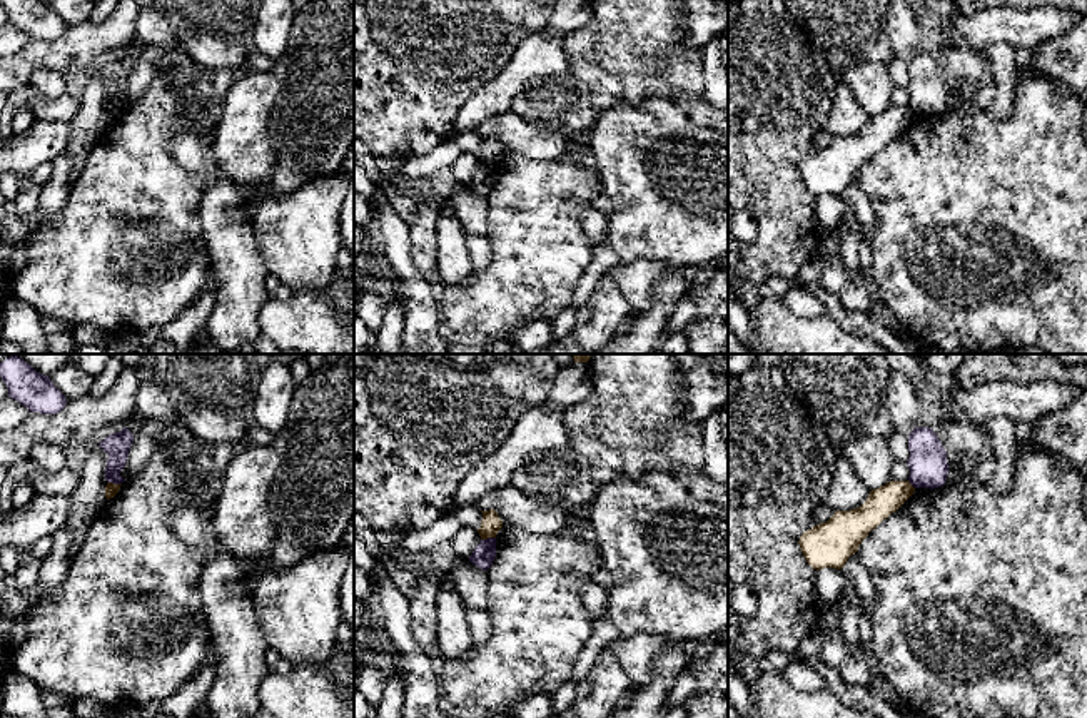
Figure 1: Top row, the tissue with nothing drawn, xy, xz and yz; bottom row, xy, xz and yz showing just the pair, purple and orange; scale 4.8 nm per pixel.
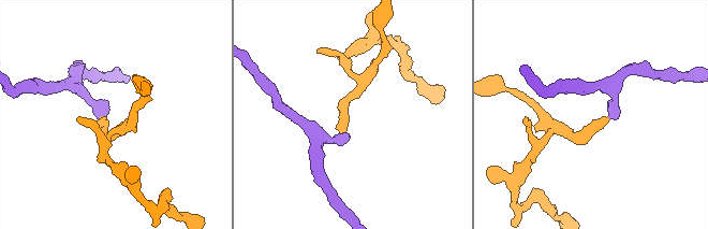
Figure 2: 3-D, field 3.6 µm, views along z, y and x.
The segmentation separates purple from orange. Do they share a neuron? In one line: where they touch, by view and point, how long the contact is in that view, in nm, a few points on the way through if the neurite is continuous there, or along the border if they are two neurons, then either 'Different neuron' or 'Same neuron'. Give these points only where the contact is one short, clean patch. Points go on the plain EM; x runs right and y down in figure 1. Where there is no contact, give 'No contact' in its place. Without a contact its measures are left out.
Touches purple at xy (114, 109). Shared border 70 nm. Boundary: xy (107, 107), (121, 111). Different neuron

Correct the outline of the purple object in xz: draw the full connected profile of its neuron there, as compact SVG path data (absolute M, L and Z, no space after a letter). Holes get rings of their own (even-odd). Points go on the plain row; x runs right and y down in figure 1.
M496 164L481 165L469 187L481 195L489 195L496 184Z

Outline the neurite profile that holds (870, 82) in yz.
M880 60L853 62L838 73L838 80L855 94L870 115L892 107L895 85L888 75L887 63Z

